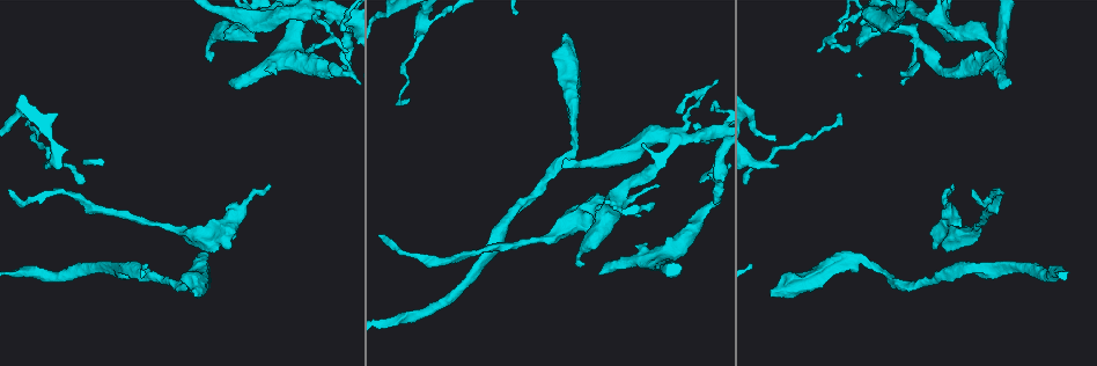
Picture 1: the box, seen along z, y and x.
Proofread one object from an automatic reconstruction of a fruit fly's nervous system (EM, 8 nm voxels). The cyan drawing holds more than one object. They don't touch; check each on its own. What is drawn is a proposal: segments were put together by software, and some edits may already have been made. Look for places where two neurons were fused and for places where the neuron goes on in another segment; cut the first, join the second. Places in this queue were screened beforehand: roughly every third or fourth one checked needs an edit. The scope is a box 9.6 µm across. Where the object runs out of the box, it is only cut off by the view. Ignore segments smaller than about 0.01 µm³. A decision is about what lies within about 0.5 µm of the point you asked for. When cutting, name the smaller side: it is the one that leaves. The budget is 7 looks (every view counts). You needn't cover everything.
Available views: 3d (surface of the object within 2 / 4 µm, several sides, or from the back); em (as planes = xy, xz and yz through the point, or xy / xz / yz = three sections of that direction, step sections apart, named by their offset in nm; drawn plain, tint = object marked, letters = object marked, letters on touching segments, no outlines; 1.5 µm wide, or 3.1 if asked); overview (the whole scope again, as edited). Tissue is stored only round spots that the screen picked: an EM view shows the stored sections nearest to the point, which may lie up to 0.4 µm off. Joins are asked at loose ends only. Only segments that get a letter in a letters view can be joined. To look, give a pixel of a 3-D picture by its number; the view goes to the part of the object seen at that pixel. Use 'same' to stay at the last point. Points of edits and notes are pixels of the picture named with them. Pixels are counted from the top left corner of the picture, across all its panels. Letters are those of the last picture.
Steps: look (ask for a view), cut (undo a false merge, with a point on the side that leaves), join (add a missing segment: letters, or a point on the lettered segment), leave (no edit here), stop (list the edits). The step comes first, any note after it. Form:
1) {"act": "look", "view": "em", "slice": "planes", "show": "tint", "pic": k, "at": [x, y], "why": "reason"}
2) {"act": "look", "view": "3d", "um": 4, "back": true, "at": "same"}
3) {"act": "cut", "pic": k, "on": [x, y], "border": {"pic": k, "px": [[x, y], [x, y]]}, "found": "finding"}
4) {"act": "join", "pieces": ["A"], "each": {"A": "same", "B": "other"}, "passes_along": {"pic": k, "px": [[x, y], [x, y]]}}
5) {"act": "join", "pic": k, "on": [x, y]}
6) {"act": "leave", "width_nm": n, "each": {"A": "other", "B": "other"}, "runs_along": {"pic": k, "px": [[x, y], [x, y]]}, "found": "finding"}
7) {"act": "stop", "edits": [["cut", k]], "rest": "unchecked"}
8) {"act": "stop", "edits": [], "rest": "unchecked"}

{"act": "look", "view": "3d", "um": 2, "pic": 1, "at": [231, 82], "why": "free end"}

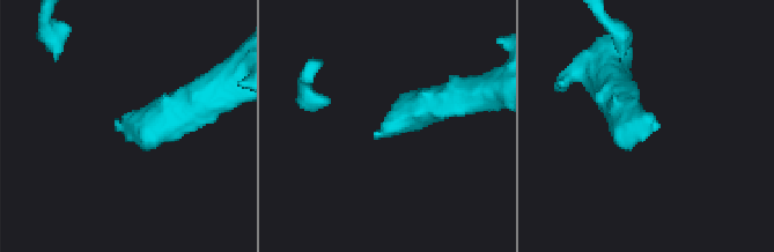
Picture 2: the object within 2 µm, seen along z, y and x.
{"act": "look", "view": "em", "slice": "xy", "step": 4, "show": "plain", "pic": 2, "at": [376, 133], "why": "shape alone is not enough"}

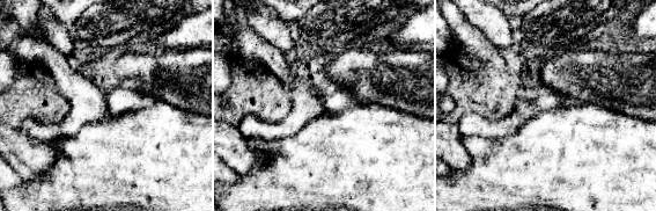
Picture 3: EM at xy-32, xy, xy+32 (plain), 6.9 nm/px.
{"act": "look", "view": "em", "slice": "xy", "step": 4, "show": "letters", "at": "same", "why": "what lies round it"}

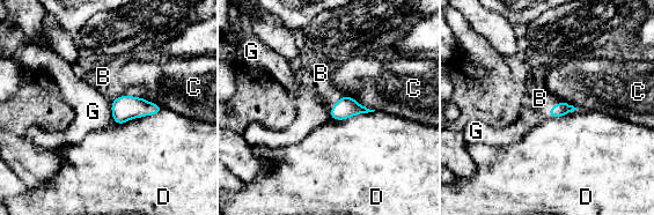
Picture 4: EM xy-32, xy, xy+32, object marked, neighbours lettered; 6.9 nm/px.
{"act": "join", "pieces": ["B"], "each": {"B": "same", "C": "other", "D": "other", "G": "other"}, "passes_along": {"pic": 4, "px": [[563, 109], [550, 106], [539, 98]]}, "found": "it goes on there"}

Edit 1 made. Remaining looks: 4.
{"act": "look", "view": "em", "slice": "xy", "step": 8, "show": "letters", "pic": 1, "at": [677, 110], "why": "free end"}

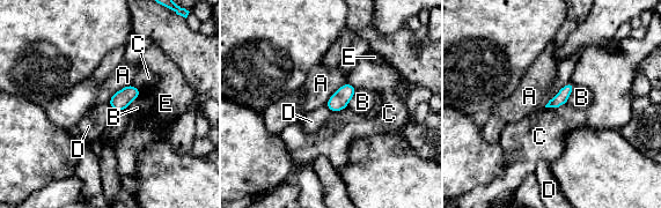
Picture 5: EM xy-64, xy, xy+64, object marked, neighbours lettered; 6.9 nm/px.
{"act": "look", "view": "em", "slice": "planes", "show": "letters", "at": "same"}

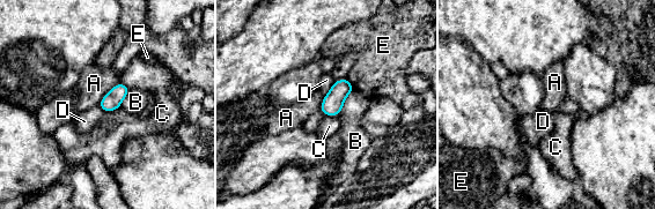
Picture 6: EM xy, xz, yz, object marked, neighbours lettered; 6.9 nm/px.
{"act": "leave", "each": {"A": "other", "B": "other", "C": "other", "D": "other", "E": "other"}, "border": {"pic": 6, "px": [[335, 81], [324, 96]]}, "found": "no lettered segment goes on from it"}

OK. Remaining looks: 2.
{"act": "look", "view": "em", "slice": "xy", "step": 4, "show": "tint", "pic": 1, "at": [772, 290], "why": "an open end"}

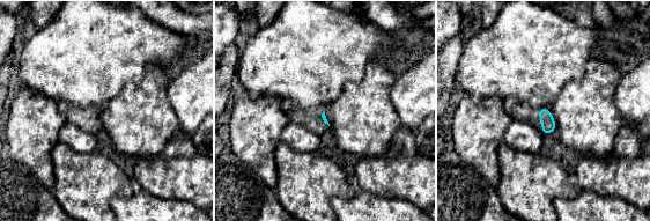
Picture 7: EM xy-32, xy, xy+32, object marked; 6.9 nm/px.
{"act": "look", "view": "em", "slice": "yz", "step": 8, "show": "letters", "at": "same", "why": "another direction"}

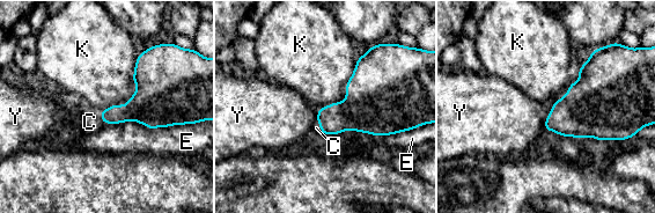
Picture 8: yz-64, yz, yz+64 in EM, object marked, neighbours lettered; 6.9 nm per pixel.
{"act": "join", "pieces": ["C"], "each": {"C": "same", "E": "other", "K": "other", "Y": "other"}, "passes_along": {"pic": 8, "px": [[353, 114], [321, 129], [316, 127]]}, "found": "the neuron continues"}

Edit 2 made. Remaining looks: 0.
{"act": "stop", "edits": [["join", 4], ["join", 8]], "rest": "unchecked"}

